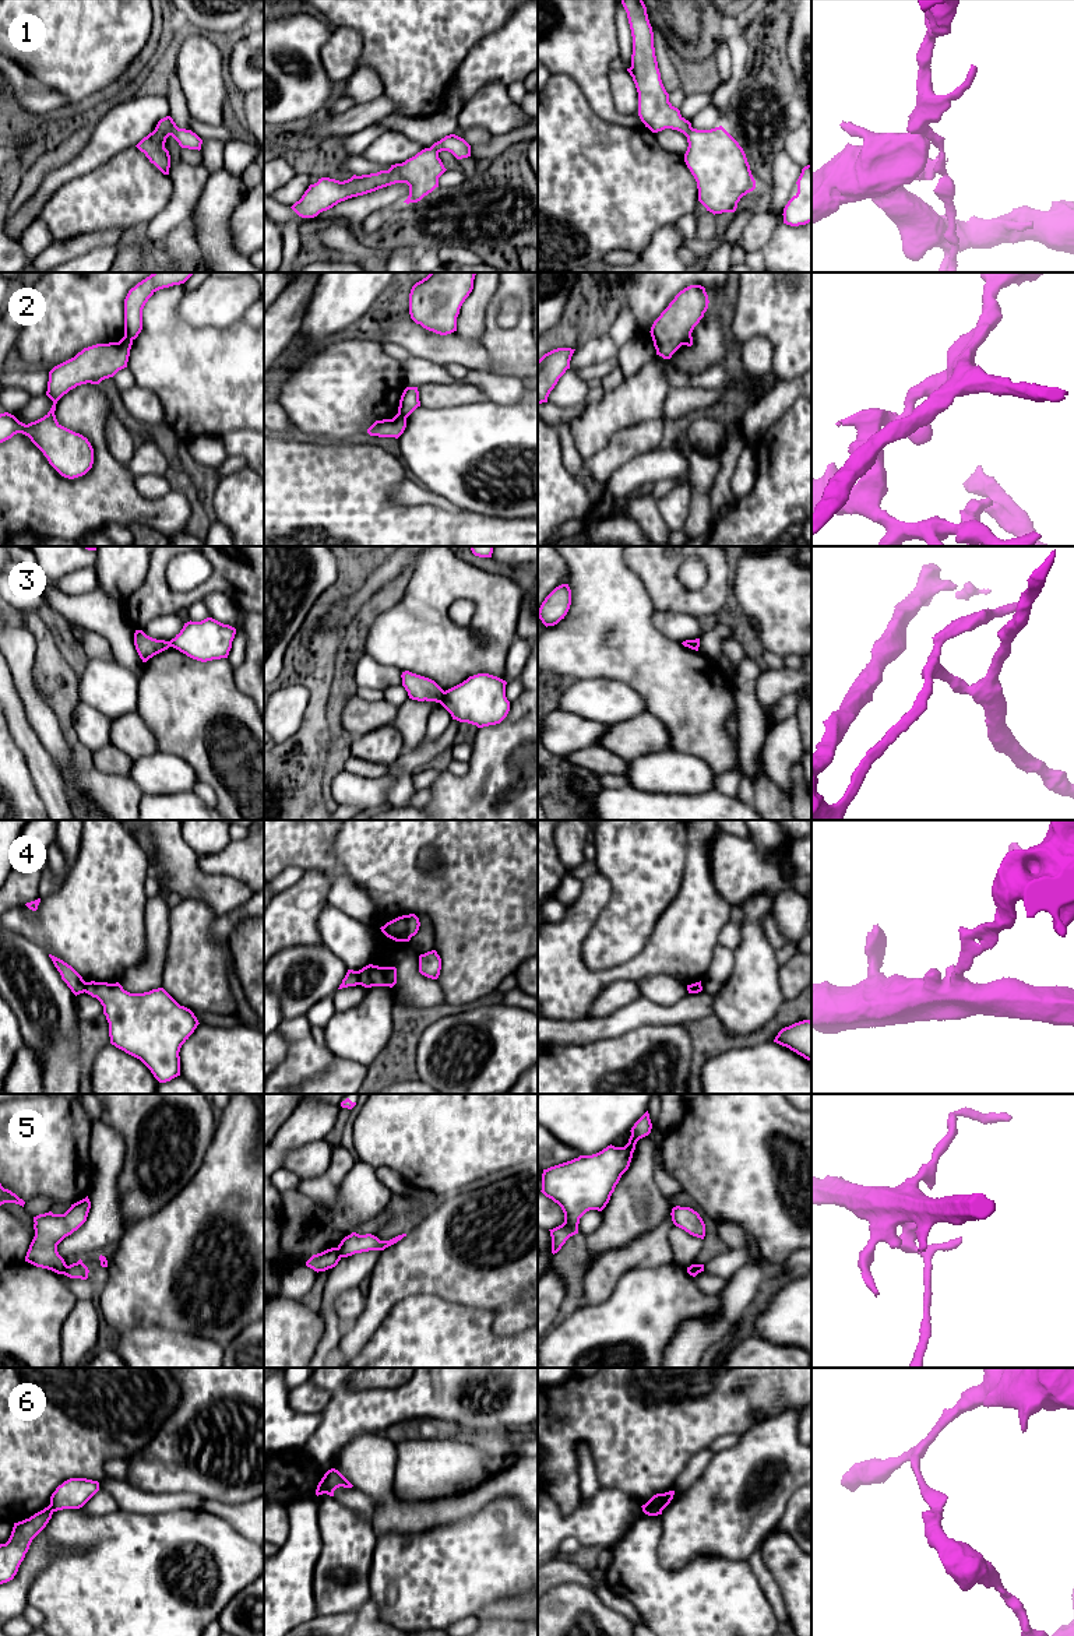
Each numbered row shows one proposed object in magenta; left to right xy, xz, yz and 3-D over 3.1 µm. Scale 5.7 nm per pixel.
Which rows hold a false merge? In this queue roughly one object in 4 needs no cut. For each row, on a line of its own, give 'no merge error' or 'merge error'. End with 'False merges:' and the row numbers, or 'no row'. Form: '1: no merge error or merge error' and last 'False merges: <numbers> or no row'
1: merge error
2: merge error
3: merge error
4: merge error
5: merge error
6: merge error
False merges: 1, 2, 3, 4, 5, 6

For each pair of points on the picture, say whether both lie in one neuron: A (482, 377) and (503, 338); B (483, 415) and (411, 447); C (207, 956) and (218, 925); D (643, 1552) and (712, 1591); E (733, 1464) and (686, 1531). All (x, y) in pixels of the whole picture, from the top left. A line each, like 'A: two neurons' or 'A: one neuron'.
A: two neurons
B: one neuron
C: one neuron
D: one neuron
E: one neuron

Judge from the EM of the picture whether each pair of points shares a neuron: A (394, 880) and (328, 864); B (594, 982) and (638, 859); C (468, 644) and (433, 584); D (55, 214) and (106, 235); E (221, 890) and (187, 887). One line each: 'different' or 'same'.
A: different
B: different
C: same
D: different
E: same

